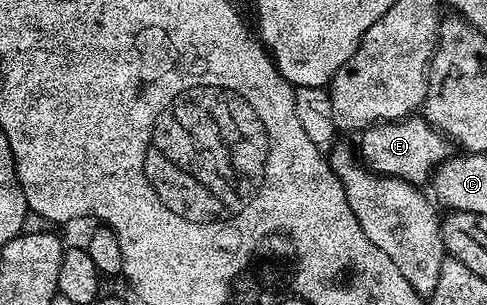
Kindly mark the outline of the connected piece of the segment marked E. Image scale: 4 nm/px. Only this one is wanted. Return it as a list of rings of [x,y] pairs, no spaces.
[[[424,116],[404,117],[401,121],[382,121],[360,134],[359,157],[368,169],[385,177],[398,177],[418,187],[432,178],[433,170],[451,156],[449,138],[425,120]]]

